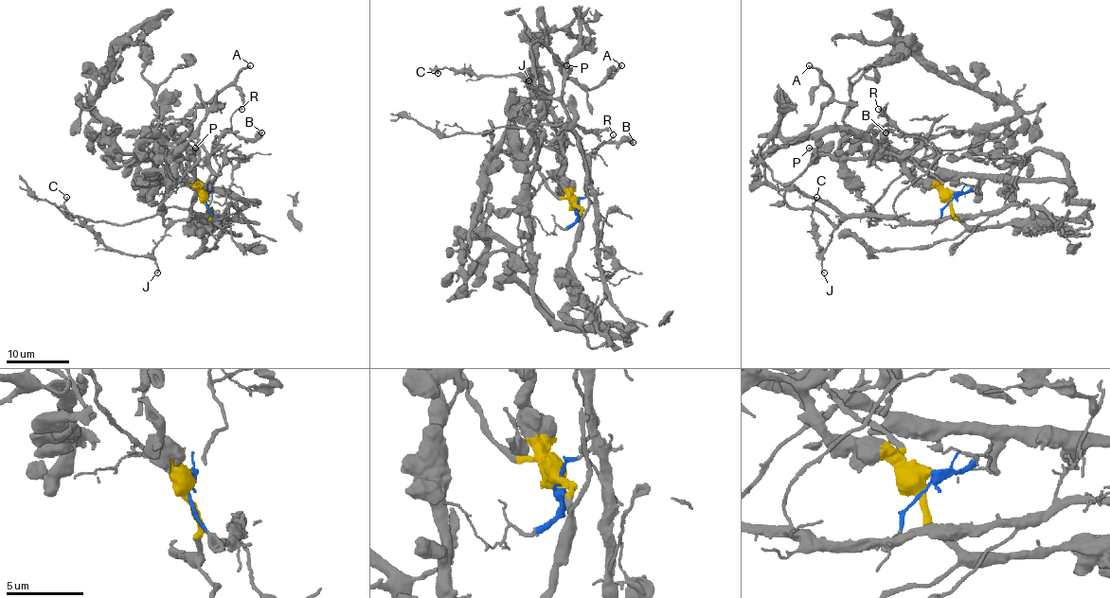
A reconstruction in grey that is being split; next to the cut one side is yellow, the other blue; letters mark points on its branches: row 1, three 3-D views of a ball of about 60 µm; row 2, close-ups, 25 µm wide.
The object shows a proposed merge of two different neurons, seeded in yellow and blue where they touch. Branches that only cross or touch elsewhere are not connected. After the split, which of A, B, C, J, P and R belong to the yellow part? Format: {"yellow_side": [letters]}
{"yellow_side": ["A"]}

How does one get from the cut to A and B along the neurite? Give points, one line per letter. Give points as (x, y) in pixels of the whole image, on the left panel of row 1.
A: (205, 198), (193, 183), (190, 155), (163, 152), (165, 138), (176, 143), (196, 110), (250, 65)
B: (205, 198), (219, 222), (207, 204), (220, 173), (214, 155), (215, 136), (255, 138), (261, 131)

